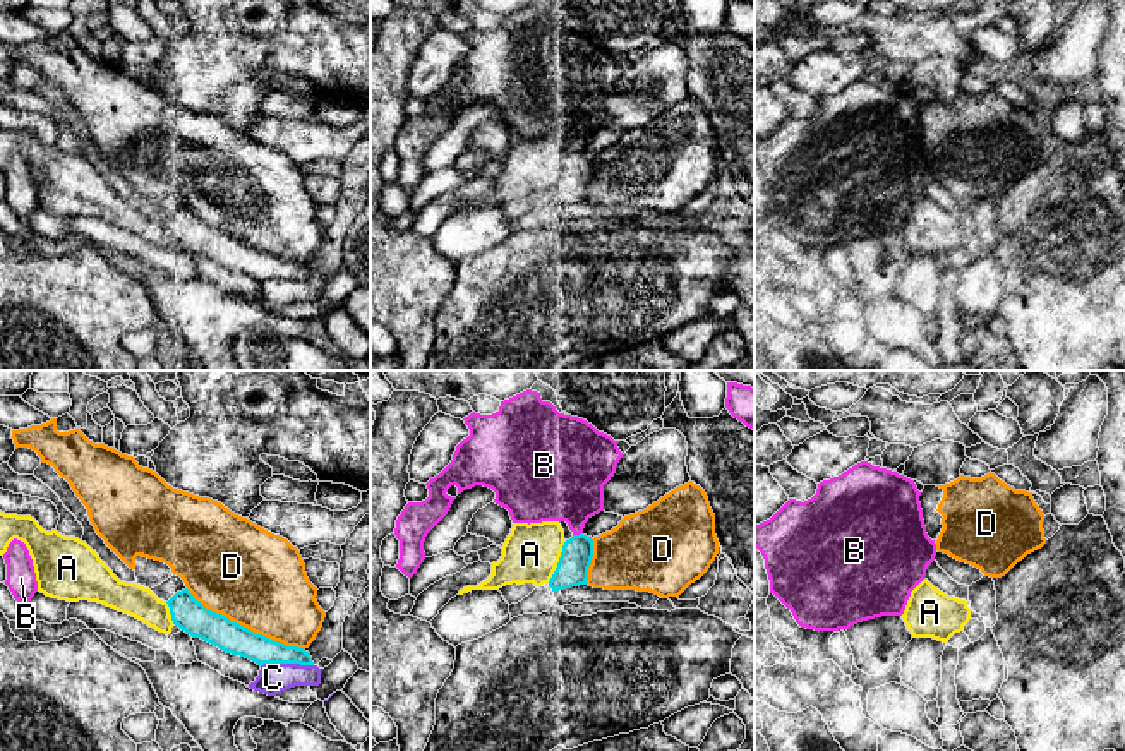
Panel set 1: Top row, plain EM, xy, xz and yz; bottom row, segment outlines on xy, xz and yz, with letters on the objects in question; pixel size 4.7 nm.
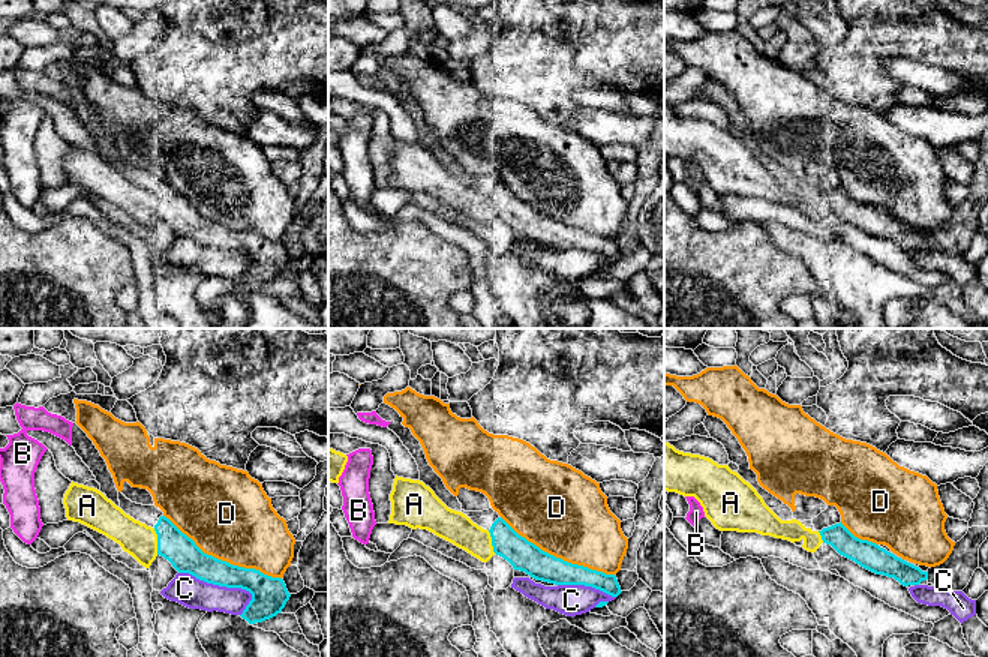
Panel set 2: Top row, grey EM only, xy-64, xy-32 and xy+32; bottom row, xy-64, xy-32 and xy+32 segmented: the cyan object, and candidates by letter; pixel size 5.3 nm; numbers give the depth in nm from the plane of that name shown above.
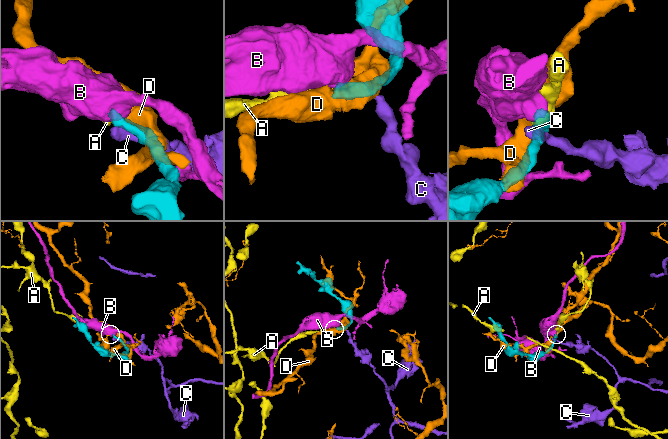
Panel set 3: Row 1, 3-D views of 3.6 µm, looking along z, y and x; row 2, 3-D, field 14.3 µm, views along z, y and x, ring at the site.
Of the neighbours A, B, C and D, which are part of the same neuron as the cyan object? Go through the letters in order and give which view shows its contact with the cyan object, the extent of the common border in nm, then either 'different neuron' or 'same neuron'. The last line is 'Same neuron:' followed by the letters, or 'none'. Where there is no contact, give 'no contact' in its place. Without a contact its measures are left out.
A: contact in xz; length 220 nm; same neuron
B: contact in xz; length 50 nm; different neuron
C: contact in xy; length 240 nm; different neuron
D: contact in xy; length 650 nm; different neuron
Same neuron: A

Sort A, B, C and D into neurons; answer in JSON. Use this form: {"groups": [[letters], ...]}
{"groups": [["A"], ["B"], ["C"], ["D"]]}

